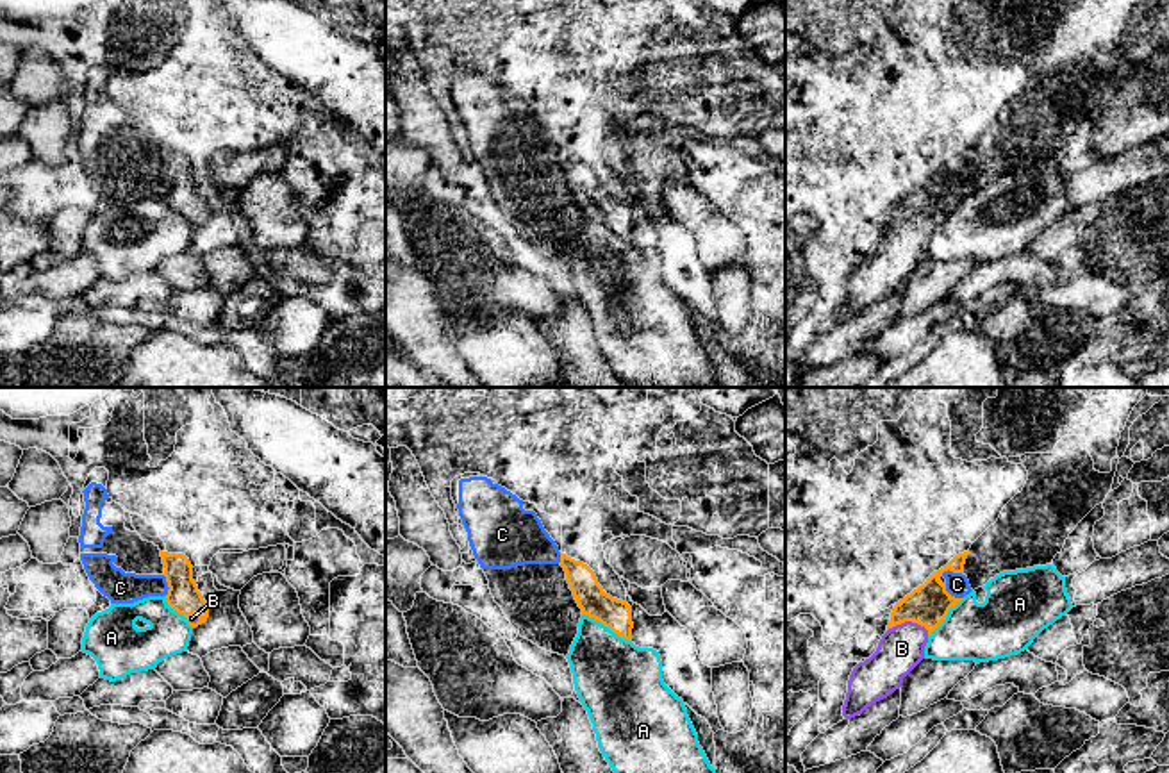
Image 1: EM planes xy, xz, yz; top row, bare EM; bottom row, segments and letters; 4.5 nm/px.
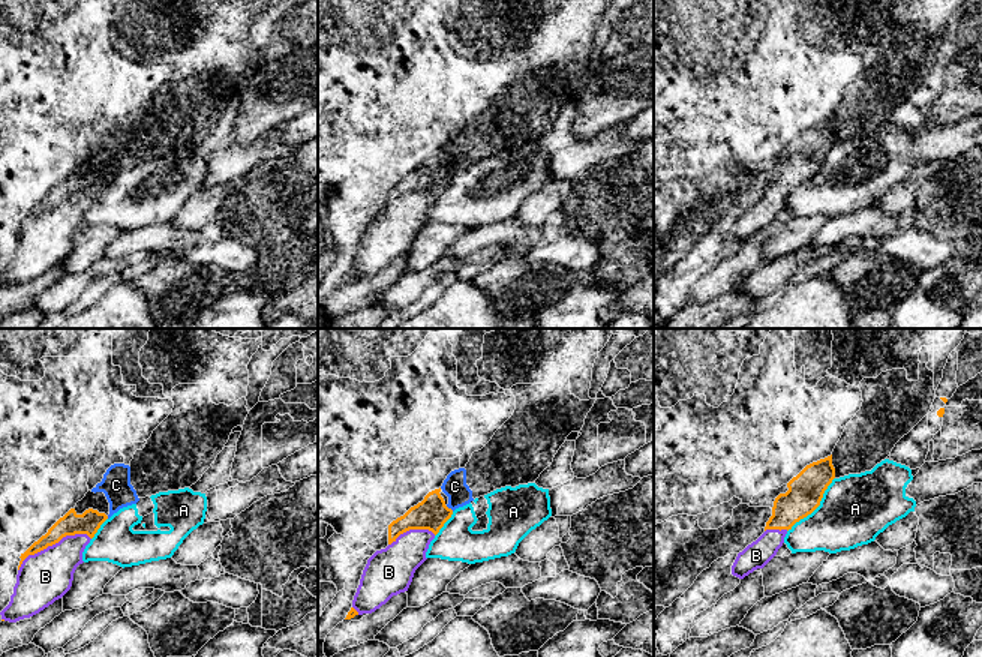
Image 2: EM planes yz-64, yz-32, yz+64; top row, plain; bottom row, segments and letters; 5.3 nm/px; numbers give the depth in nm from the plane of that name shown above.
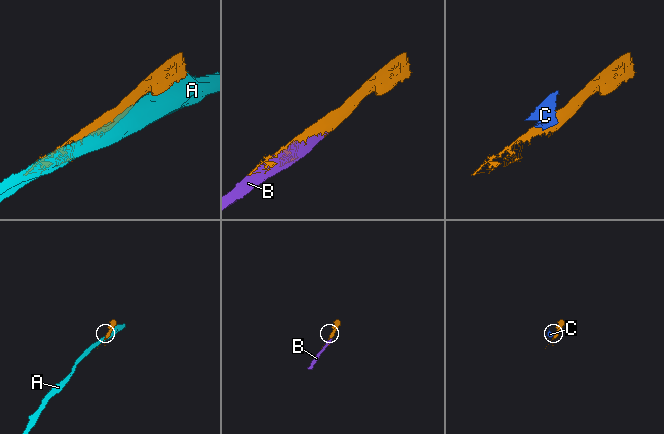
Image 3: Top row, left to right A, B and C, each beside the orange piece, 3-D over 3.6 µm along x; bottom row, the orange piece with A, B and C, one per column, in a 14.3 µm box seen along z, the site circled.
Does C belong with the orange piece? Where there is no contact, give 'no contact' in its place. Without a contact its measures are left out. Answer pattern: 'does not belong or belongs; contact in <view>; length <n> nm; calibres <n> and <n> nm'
does not belong; contact in yz; length 100 nm; calibres 190 and 110 nm

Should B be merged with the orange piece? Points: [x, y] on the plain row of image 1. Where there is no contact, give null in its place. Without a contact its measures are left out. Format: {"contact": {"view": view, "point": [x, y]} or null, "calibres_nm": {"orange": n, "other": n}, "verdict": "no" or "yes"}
{"contact": {"view": "yz", "point": [911, 220]}, "calibres_nm": {"orange": 190, "other": 200}, "verdict": "yes"}

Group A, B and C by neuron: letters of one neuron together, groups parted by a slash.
A / B / C

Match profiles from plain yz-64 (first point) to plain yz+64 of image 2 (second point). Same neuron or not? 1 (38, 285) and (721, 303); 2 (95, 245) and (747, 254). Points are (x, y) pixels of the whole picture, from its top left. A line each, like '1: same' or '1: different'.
1: different
2: different

